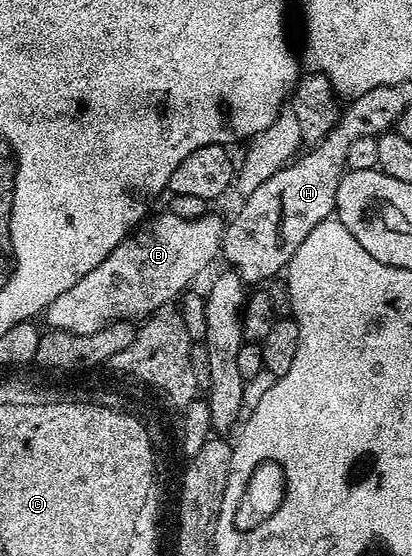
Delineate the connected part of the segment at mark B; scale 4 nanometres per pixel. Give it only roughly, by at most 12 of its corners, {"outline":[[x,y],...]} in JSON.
{"outline":[[146,219],[45,309],[82,336],[148,318],[222,252],[223,223]]}

